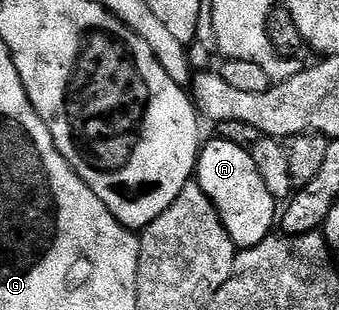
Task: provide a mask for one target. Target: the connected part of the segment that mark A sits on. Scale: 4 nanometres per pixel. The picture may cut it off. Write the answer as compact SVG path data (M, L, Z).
M212 139L200 146L195 170L195 184L202 189L217 208L227 235L231 235L238 250L250 249L274 232L275 222L279 217L279 205L274 201L267 183L255 167L252 152L235 143Z

